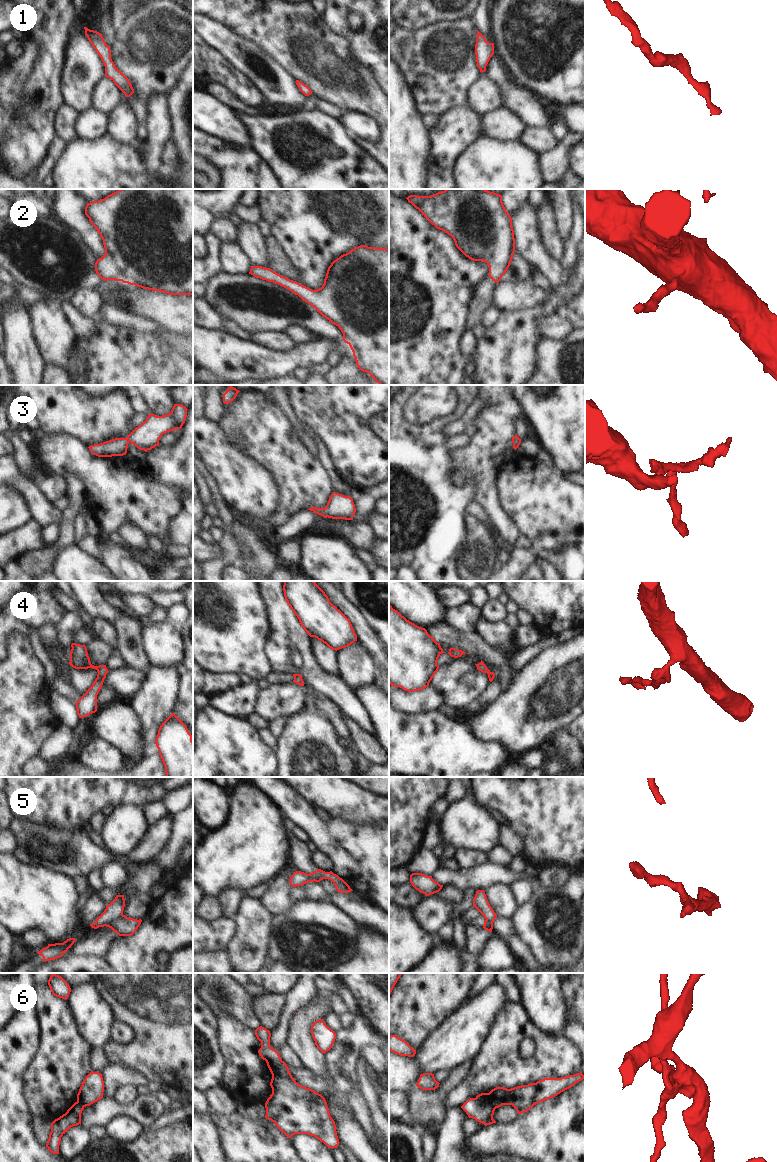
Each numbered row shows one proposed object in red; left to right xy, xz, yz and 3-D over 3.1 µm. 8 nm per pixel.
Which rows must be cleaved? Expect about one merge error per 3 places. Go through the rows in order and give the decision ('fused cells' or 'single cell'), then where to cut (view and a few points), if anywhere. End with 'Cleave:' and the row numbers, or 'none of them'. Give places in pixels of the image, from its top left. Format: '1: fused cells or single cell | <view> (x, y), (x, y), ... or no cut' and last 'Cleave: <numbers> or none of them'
1: single cell | no cut
2: single cell | no cut
3: single cell | no cut
4: single cell | no cut
5: fused cells | xy (122, 914), (108, 926)
6: fused cells | yz (476, 1097), (483, 1101), (489, 1101), (496, 1107)
Cleave: 5, 6

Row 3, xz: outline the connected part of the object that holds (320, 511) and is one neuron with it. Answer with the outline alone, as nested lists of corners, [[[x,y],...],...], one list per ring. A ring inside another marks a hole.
[[[333,492],[324,508],[311,507],[308,510],[325,518],[352,520],[356,509],[350,496]]]

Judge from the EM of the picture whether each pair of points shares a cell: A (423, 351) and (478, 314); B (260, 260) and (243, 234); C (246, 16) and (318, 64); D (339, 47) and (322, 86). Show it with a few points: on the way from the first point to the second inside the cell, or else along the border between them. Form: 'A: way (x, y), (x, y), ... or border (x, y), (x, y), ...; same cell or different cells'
A: border (473, 298), (466, 324); different cells
B: way (256, 254), (249, 240); same cell
C: way (264, 20), (286, 31), (301, 46); same cell
D: way (329, 57), (328, 76); same cell

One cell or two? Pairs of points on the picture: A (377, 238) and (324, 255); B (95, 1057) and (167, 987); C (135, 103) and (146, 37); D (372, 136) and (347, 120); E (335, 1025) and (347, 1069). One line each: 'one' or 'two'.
A: one
B: two
C: one
D: one
E: two

